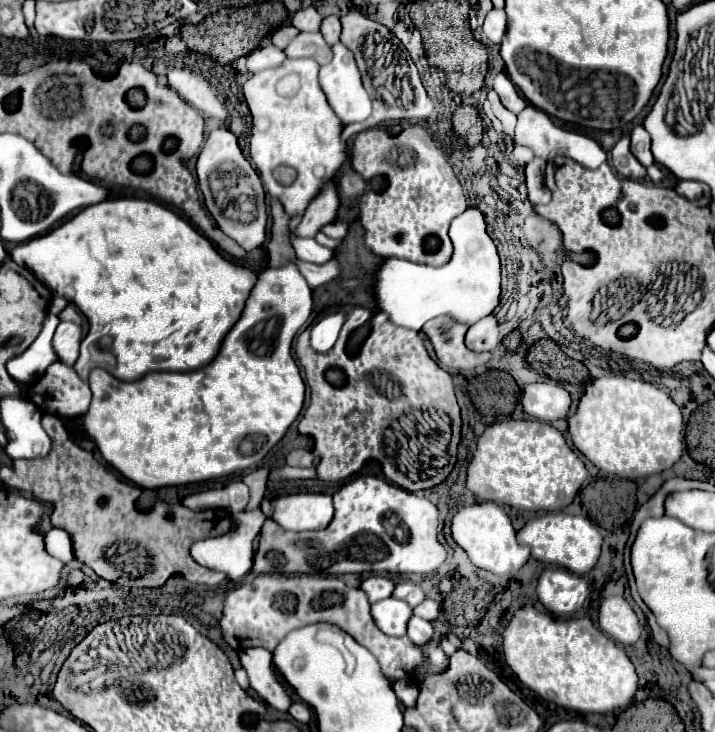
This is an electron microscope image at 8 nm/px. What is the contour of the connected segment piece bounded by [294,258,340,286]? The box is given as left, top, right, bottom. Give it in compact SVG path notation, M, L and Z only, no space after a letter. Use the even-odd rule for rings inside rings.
M294 258L294 264L304 274L304 278L308 282L314 282L316 286L320 286L324 282L330 282L332 278L336 278L340 274L340 264L338 264L337 259L330 260L324 266L316 266L316 264L310 264L310 262L304 262L304 260Z

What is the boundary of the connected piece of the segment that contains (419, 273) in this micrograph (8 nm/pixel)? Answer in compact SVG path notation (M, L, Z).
M474 206L466 208L466 212L462 212L460 216L456 216L452 220L448 234L454 244L454 254L452 254L450 262L440 268L422 266L416 262L394 258L394 256L384 258L382 264L376 268L374 286L372 286L376 308L378 308L378 312L384 312L392 324L420 332L428 320L432 320L436 316L452 316L454 322L472 326L478 320L490 316L494 312L494 308L500 304L500 280L502 280L500 278L500 258L496 252L496 244L492 242L492 238L486 232L484 214Z

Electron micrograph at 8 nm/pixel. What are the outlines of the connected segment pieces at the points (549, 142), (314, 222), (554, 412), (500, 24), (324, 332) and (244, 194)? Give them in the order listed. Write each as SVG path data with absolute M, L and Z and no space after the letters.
M526 106L518 114L518 124L516 124L516 130L514 130L514 142L518 146L530 148L534 152L534 156L544 158L544 160L554 160L556 156L566 156L566 158L572 158L572 160L580 160L580 164L586 166L588 170L594 170L594 168L598 168L600 164L606 162L606 152L600 148L600 144L596 140L578 132L554 126L550 116L542 110L534 108L534 106Z
M330 182L324 192L310 202L302 222L298 224L298 228L294 230L294 236L298 238L306 238L306 236L316 236L316 232L330 224L336 218L338 212L338 194L336 194L336 186Z
M538 382L524 386L522 406L528 416L534 416L544 422L562 420L568 416L570 410L570 394L556 382Z
M490 10L484 18L484 24L482 24L482 30L488 38L490 44L500 44L502 42L502 36L506 34L506 12L504 10Z
M342 310L328 312L310 328L310 346L316 352L328 352L334 346L344 322L346 322L346 314Z
M218 128L208 134L206 144L198 156L196 172L200 190L206 200L206 208L218 222L220 230L234 238L240 246L260 246L260 240L264 240L266 236L266 194L256 170L244 158L238 140L230 130Z

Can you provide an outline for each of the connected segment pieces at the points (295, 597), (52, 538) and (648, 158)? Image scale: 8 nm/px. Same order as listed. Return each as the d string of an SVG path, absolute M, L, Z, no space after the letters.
M260 574L250 584L240 586L226 596L220 628L224 640L230 646L234 646L234 638L236 638L240 648L262 646L266 650L274 650L274 646L286 636L286 632L316 622L336 624L338 628L348 632L358 644L368 648L376 656L382 674L390 682L412 680L414 670L424 664L424 654L420 646L416 646L408 636L394 638L382 634L382 630L376 626L370 614L370 600L364 594L364 590L350 588L340 578L334 576Z
M52 528L46 532L44 542L48 546L48 552L56 558L60 558L62 562L70 562L74 560L74 546L72 546L72 538L66 530L62 528Z
M636 126L632 130L632 144L630 144L632 154L642 162L642 166L650 166L654 162L652 154L650 154L650 134L642 128Z

